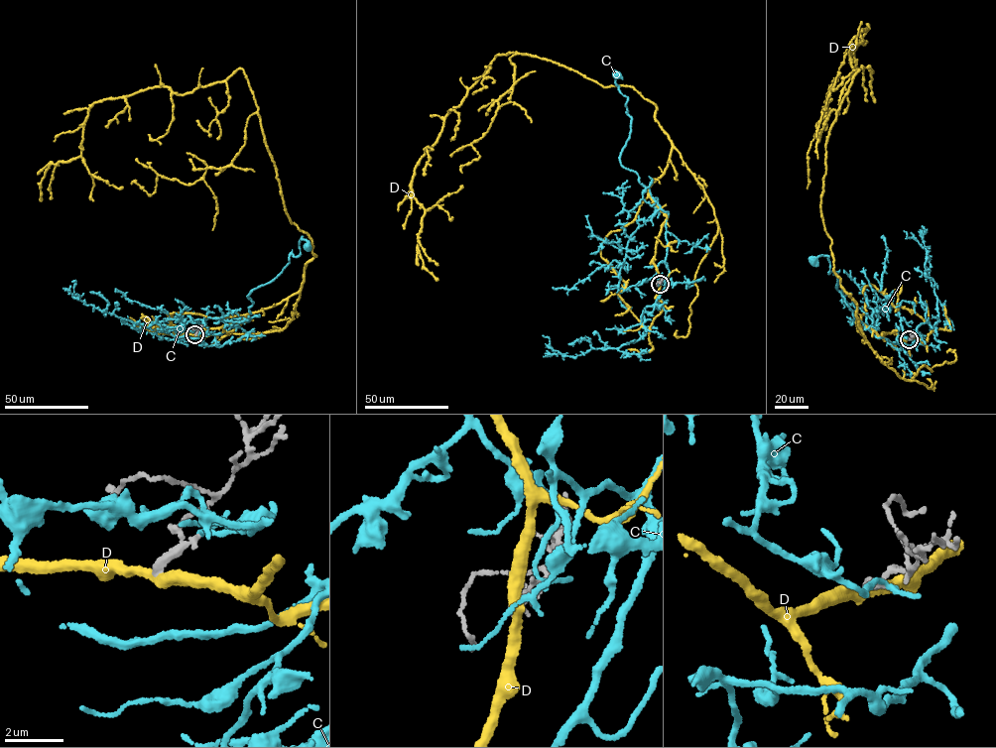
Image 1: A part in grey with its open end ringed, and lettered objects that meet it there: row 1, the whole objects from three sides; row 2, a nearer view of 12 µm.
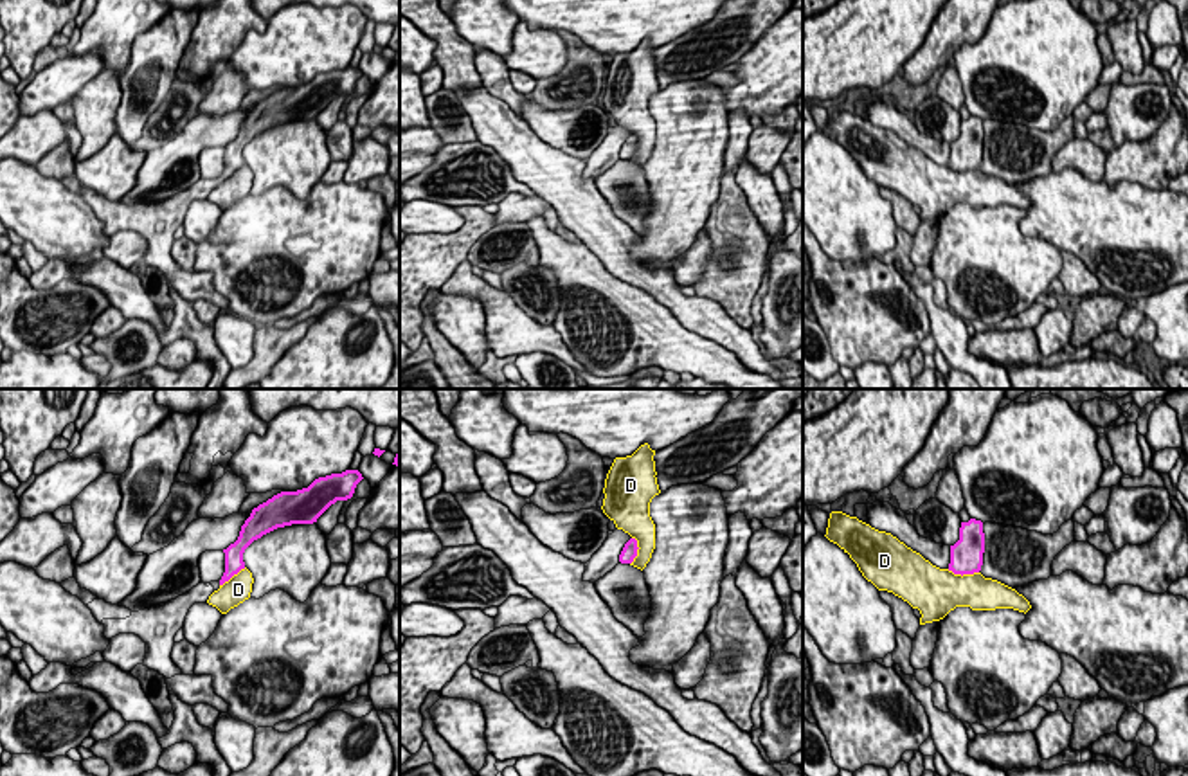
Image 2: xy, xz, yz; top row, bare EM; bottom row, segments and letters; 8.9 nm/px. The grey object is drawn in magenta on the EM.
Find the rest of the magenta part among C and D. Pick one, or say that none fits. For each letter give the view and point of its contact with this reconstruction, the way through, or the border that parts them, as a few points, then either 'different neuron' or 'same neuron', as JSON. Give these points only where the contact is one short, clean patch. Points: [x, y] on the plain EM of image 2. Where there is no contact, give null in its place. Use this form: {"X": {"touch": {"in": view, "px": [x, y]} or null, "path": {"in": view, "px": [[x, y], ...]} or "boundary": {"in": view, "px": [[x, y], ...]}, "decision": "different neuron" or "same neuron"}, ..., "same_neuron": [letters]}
{"C": {"touch": null, "decision": "different neuron"}, "D": {"touch": {"in": "yz", "px": [963, 170]}, "boundary": {"in": "yz", "px": [[947, 166], [958, 171], [978, 170]]}, "decision": "different neuron"}, "same_neuron": []}

